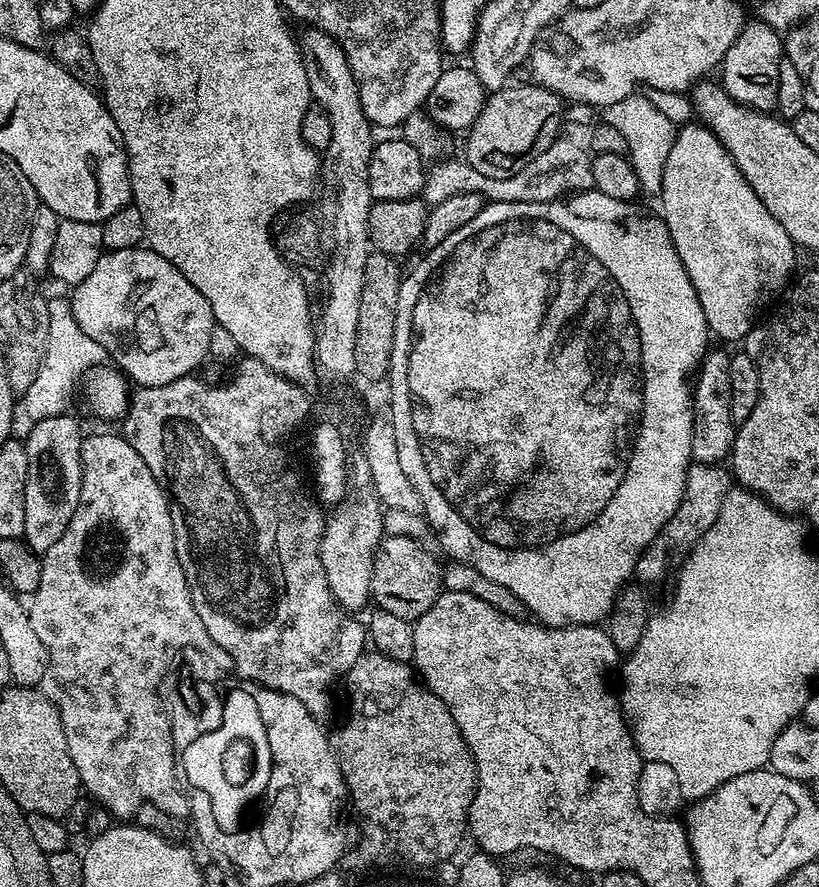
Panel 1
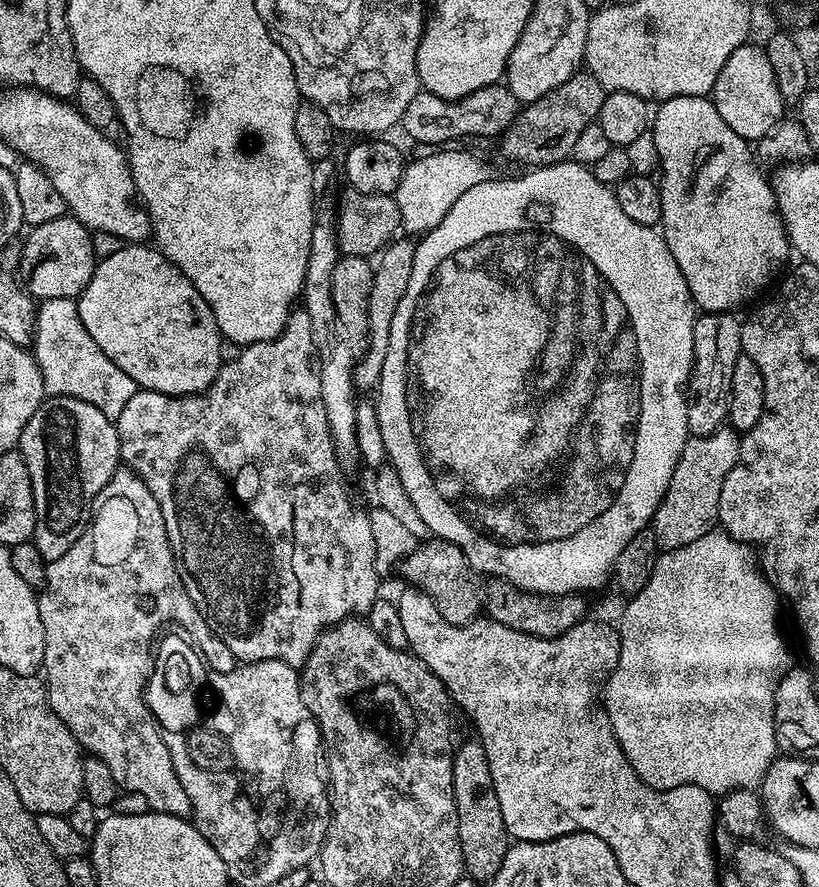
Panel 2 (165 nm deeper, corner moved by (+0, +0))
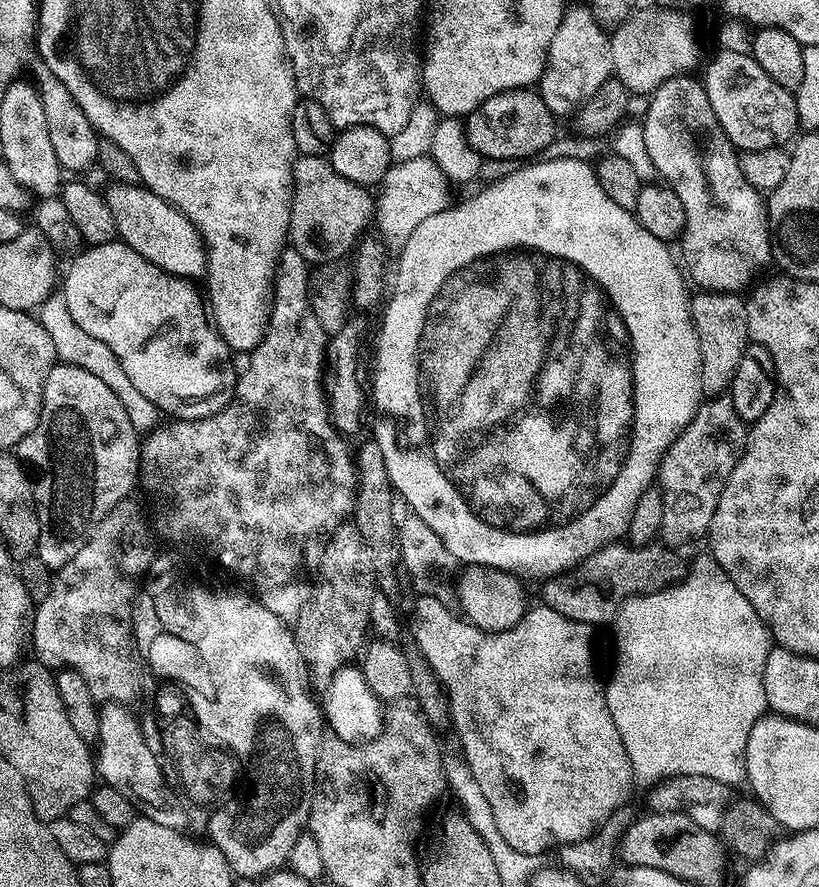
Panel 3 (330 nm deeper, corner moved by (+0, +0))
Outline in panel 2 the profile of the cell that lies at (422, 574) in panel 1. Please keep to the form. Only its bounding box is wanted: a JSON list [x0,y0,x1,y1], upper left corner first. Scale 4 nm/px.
[402,538,484,624]

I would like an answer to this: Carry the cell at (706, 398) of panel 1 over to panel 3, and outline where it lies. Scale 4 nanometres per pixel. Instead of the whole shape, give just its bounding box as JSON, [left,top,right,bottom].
[690,290,750,398]

